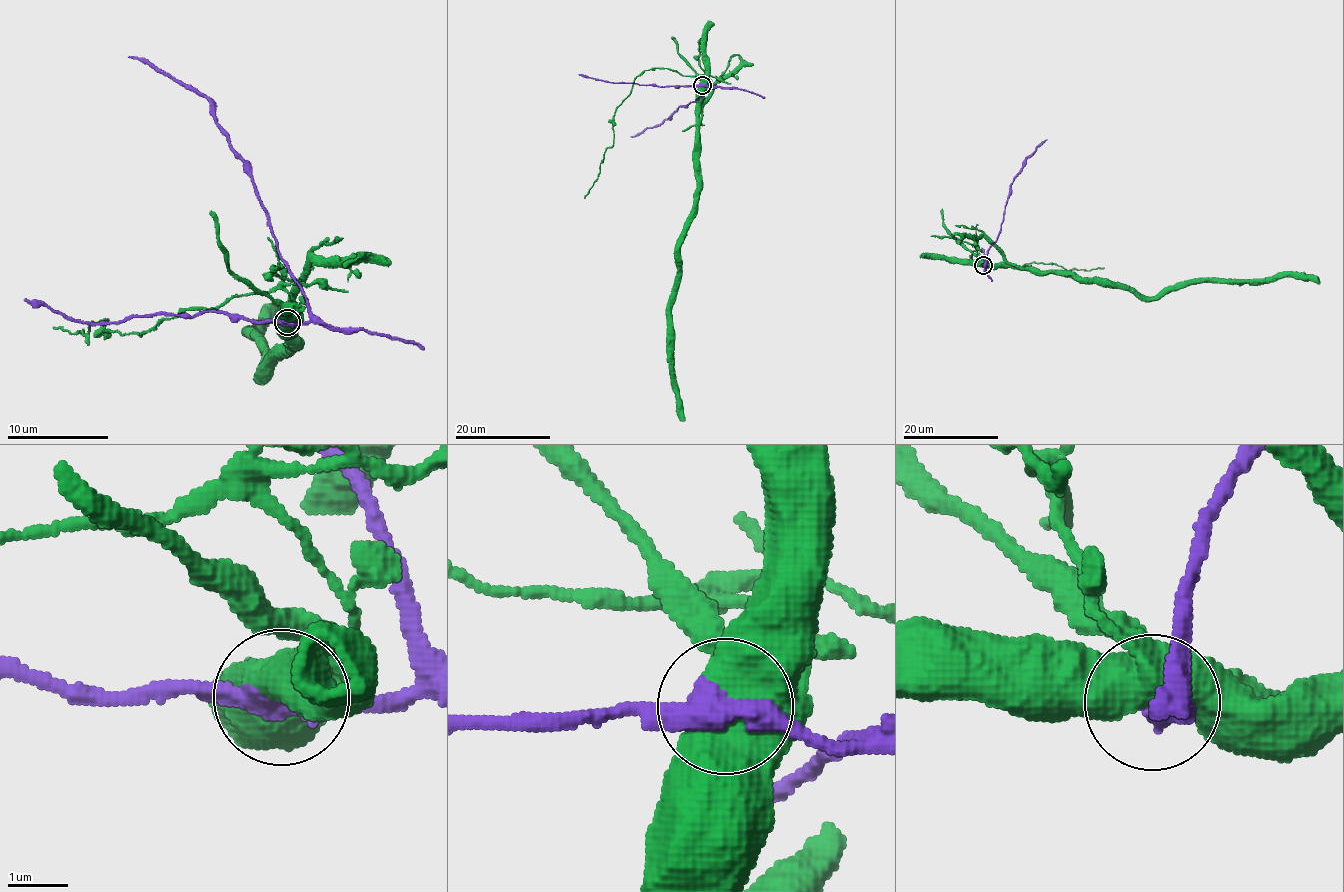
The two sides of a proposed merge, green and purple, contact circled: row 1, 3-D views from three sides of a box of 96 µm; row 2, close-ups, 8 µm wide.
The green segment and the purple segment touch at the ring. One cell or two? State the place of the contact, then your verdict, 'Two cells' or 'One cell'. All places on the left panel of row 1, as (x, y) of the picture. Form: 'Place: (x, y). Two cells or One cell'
Place: (287, 322). Two cells

